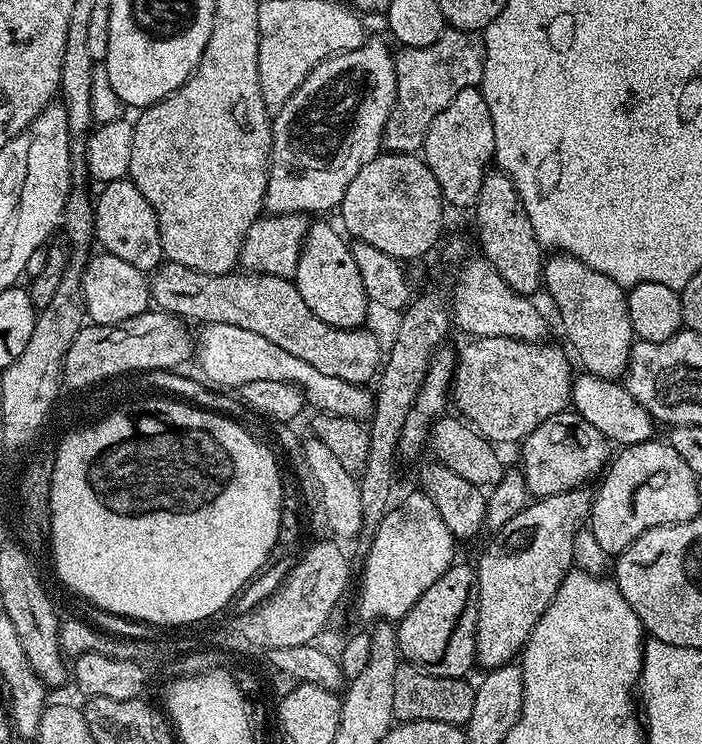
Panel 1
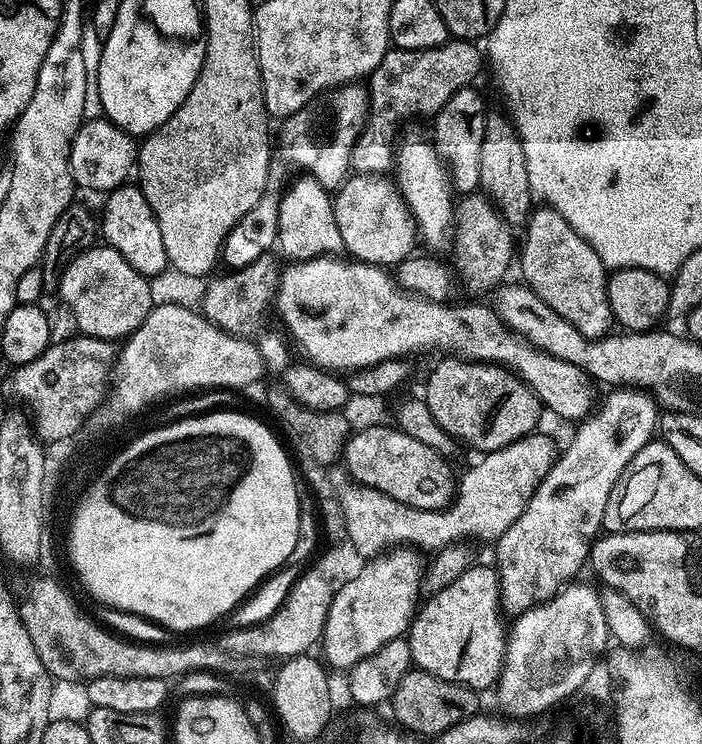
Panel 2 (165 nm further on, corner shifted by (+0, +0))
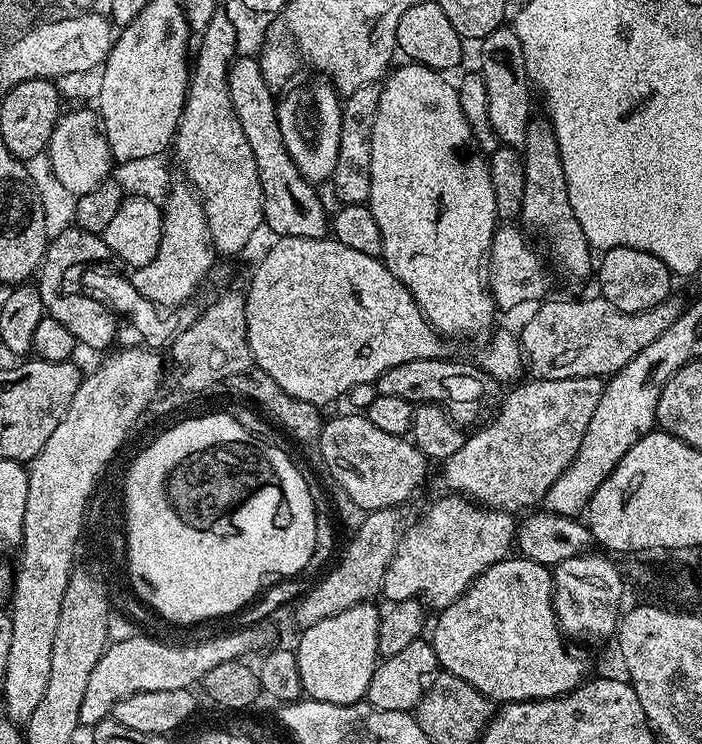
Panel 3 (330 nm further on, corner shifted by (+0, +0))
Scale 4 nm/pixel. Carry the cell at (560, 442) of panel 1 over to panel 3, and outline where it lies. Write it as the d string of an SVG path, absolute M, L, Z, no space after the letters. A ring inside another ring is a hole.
M460 494L448 495L452 496L444 496L441 500L434 501L425 510L421 520L416 520L409 528L407 525L403 529L396 552L384 571L382 596L385 596L388 602L420 599L433 610L450 606L491 564L497 564L511 553L508 551L513 551L518 527L513 513L502 512L499 508L483 507Z

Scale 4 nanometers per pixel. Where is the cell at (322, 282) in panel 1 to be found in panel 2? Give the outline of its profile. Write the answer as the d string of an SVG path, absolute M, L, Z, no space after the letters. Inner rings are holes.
M312 176L300 177L280 196L278 210L278 230L276 243L279 251L284 251L289 261L311 260L314 256L336 254L343 249L342 234L338 222L334 222L334 206L329 189L321 186Z

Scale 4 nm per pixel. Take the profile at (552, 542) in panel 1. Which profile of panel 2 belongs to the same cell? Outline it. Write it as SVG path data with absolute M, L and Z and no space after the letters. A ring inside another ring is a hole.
M620 386L604 401L595 405L594 411L575 425L576 433L572 441L564 448L564 453L557 455L552 461L552 468L542 478L538 490L534 490L534 498L526 502L526 510L518 514L518 522L506 530L499 540L495 541L495 567L500 578L500 596L502 604L509 613L519 614L535 604L549 600L560 591L565 584L575 581L580 567L590 560L592 541L601 535L606 514L606 502L610 502L610 494L622 478L626 466L647 444L653 443L658 432L658 404L647 391L636 386Z

